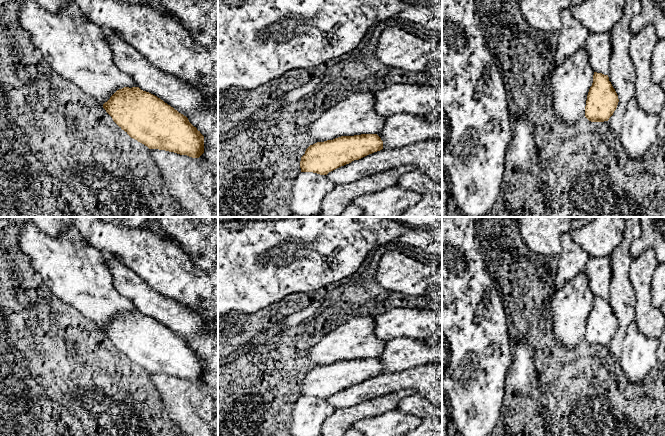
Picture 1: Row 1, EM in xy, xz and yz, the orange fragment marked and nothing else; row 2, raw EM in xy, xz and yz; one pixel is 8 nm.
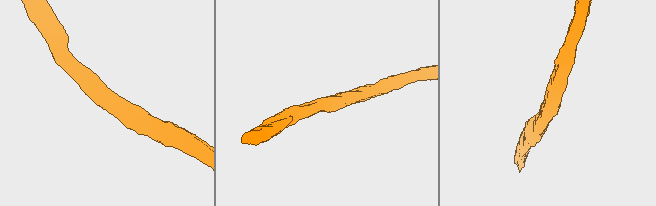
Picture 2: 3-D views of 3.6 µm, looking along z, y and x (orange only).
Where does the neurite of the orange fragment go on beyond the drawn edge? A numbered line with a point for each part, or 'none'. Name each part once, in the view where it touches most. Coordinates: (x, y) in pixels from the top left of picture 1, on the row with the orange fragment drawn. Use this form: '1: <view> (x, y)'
1: xz (355, 115)

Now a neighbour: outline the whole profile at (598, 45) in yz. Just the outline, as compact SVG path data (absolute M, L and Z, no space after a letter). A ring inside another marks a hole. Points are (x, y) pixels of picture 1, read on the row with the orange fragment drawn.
M587 0L575 3L570 12L589 32L584 47L594 72L609 74L611 30L620 20L625 0Z

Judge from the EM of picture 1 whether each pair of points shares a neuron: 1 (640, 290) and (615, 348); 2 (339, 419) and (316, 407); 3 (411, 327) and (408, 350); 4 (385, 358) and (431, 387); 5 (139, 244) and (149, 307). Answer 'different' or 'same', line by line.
1: different
2: different
3: different
4: different
5: same

